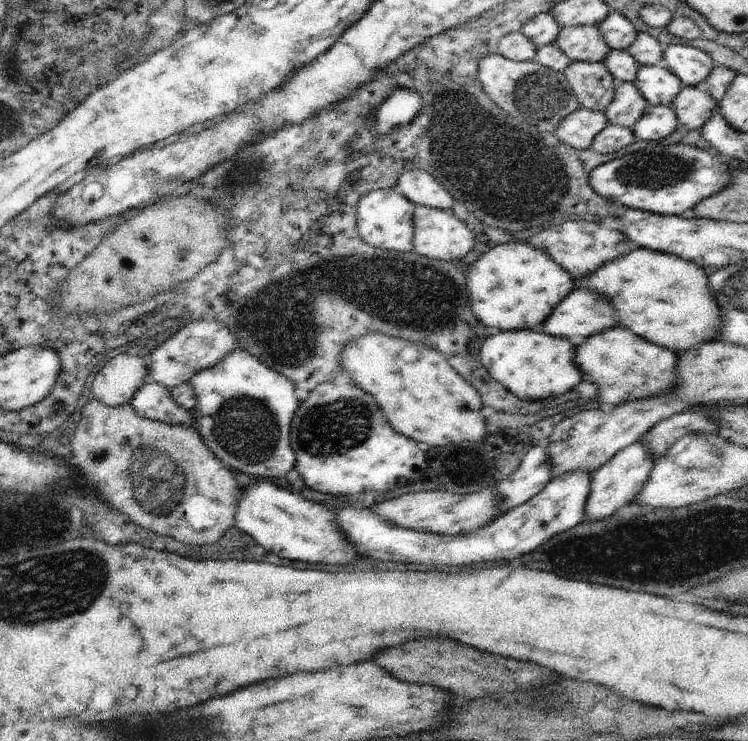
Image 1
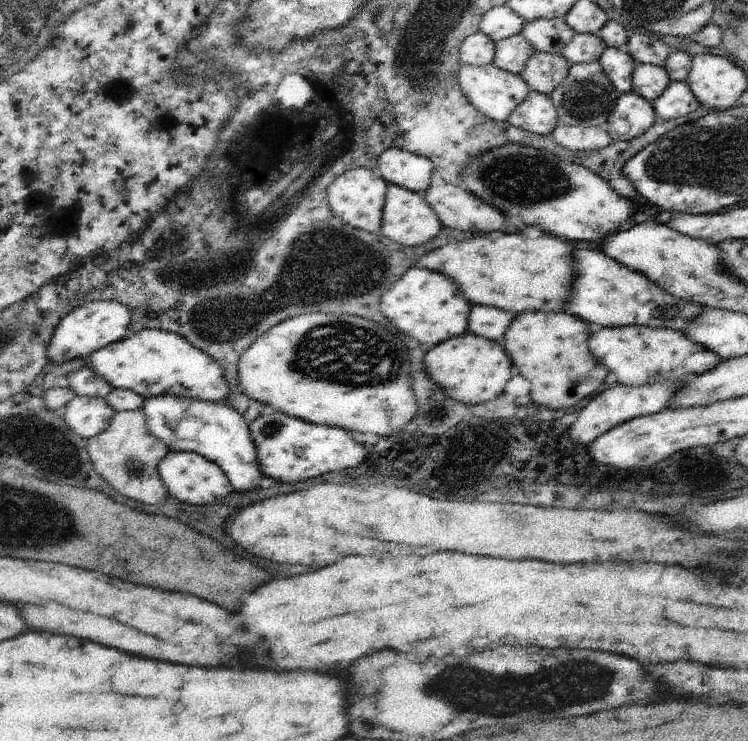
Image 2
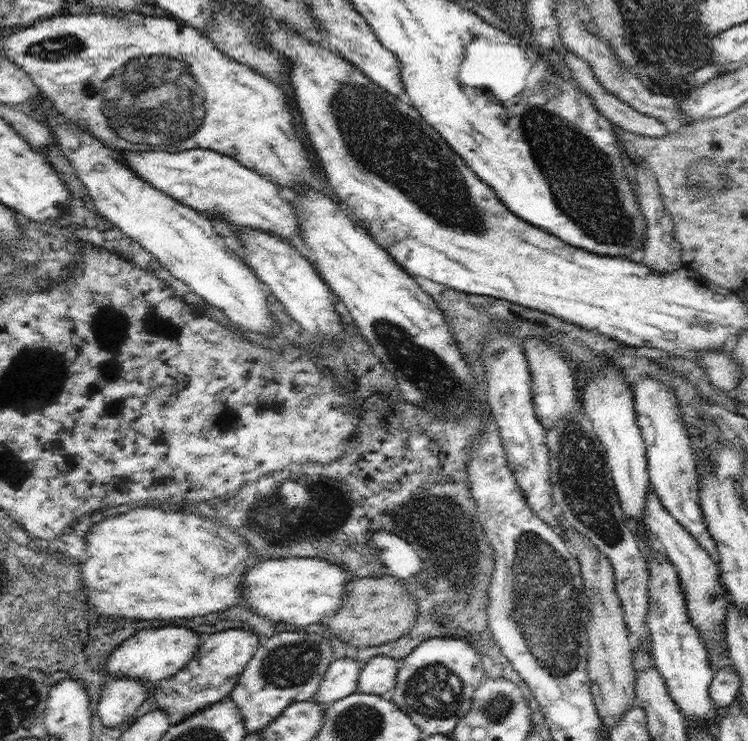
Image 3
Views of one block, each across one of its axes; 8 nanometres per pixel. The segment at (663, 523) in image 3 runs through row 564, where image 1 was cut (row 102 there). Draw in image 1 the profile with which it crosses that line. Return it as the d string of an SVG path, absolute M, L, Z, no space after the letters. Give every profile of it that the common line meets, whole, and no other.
M684 87L670 108L676 113L678 124L685 130L701 129L717 108L718 102L700 87Z

